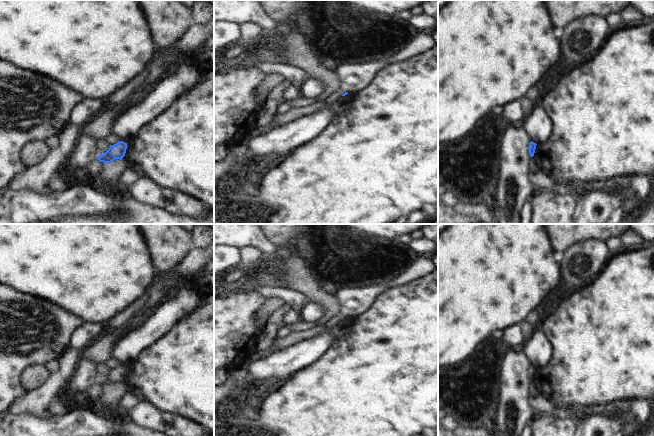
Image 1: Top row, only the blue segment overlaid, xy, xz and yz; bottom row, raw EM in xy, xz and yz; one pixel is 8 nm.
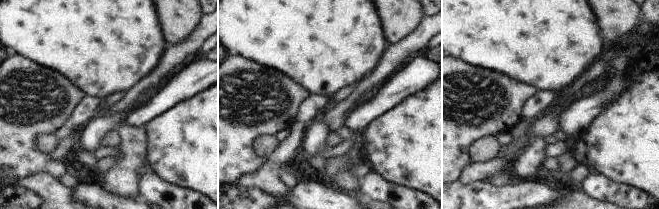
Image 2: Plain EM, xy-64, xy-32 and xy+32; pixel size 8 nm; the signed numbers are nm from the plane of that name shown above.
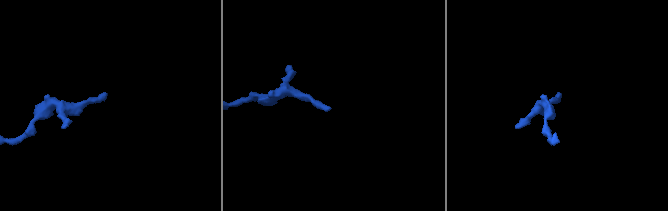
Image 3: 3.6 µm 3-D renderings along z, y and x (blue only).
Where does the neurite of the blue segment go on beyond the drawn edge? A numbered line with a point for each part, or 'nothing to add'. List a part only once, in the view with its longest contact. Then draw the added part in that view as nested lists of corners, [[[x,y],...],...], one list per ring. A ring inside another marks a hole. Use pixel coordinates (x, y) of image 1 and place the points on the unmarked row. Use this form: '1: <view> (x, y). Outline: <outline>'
nothing to add.

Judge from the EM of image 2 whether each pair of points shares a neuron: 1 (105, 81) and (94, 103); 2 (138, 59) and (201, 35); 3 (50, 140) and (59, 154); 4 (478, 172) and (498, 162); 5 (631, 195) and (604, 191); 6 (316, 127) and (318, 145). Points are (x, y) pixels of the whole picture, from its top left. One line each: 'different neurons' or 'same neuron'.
1: different neurons
2: different neurons
3: different neurons
4: same neuron
5: same neuron
6: same neuron

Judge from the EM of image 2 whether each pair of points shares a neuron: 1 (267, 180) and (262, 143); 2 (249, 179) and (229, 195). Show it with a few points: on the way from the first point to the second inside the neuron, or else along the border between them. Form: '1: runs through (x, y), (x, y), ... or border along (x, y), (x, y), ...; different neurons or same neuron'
1: border along (280, 142), (267, 158); different neurons
2: border along (235, 182), (241, 186), (259, 188), (264, 192); different neurons

